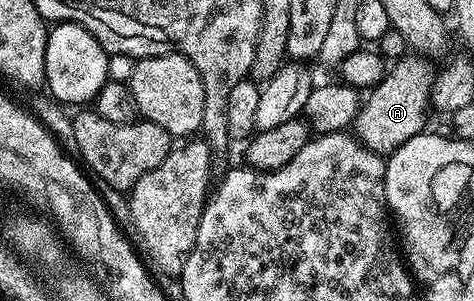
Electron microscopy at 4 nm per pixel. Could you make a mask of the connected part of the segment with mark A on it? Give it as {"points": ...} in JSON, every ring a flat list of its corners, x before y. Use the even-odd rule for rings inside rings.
{"points":[[414,53,398,59,383,76,381,83,376,84,361,100,352,131,358,142,370,151,386,157,400,145,404,145,404,141,423,134,426,110,431,110,432,107,431,92,434,90,436,76,436,67,426,59,429,58]]}

